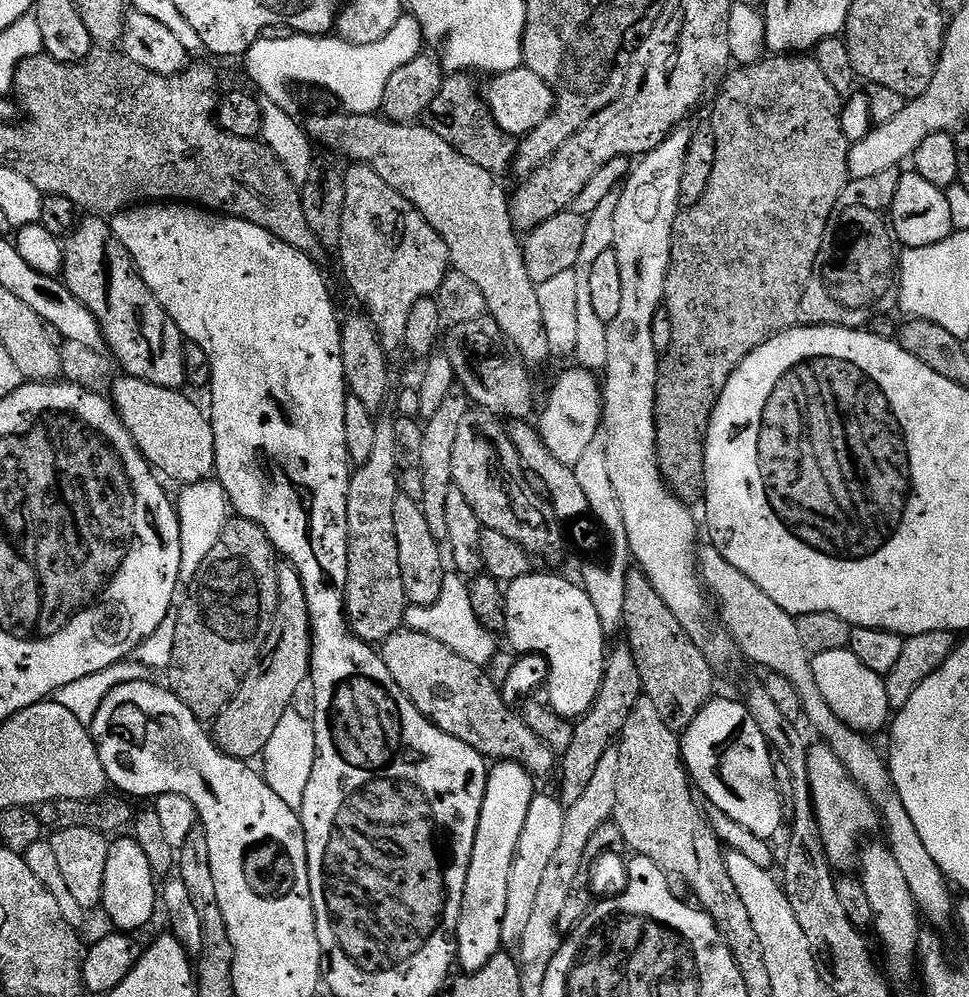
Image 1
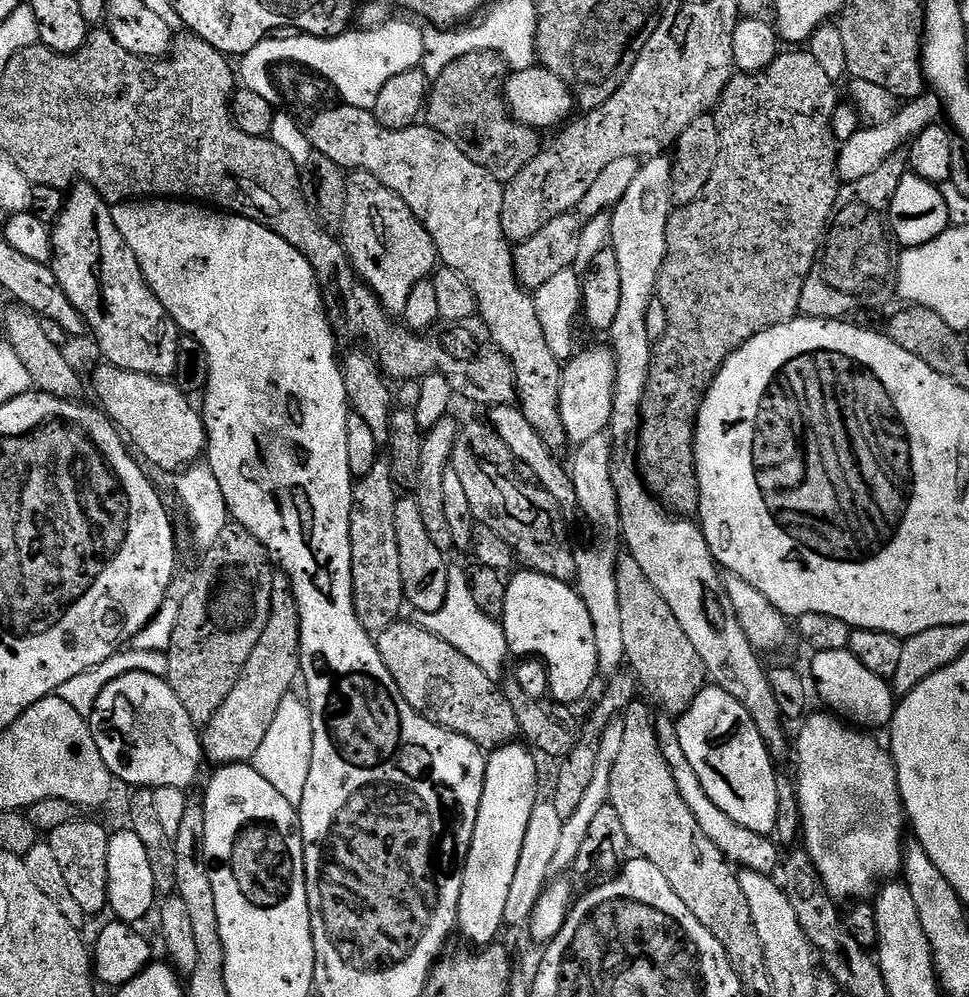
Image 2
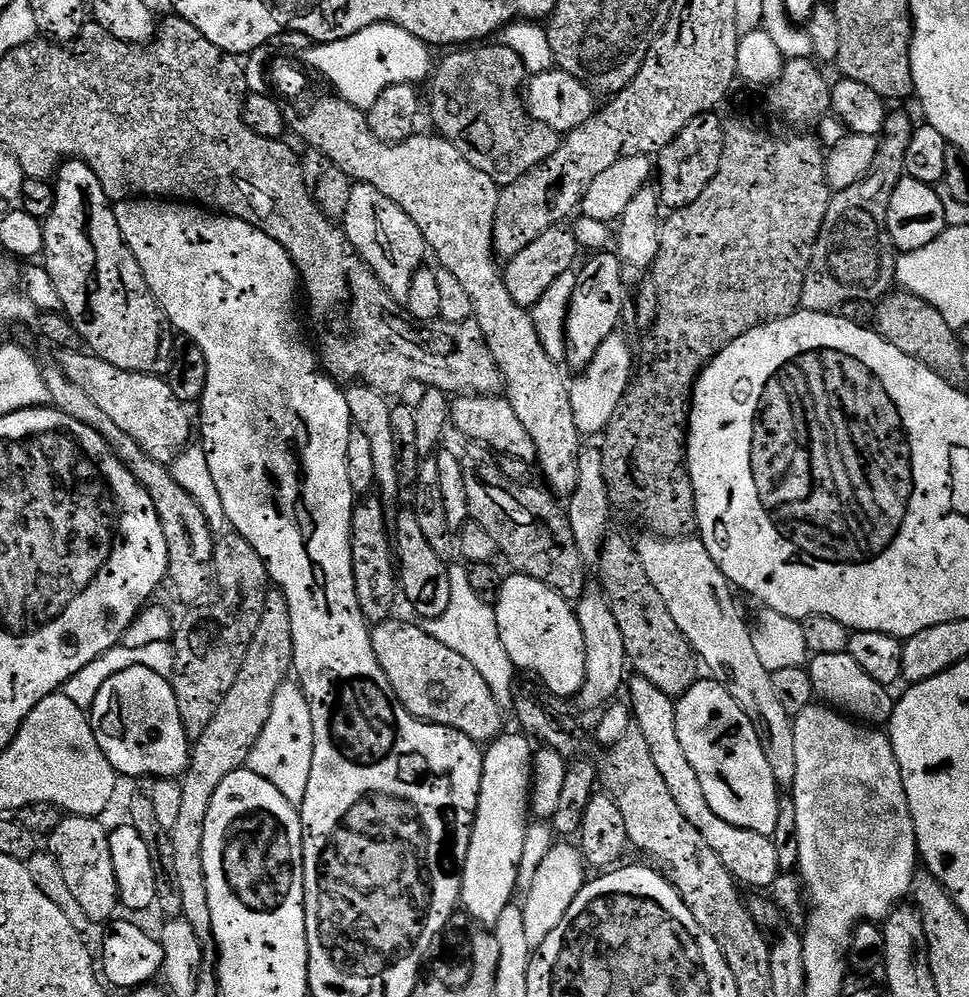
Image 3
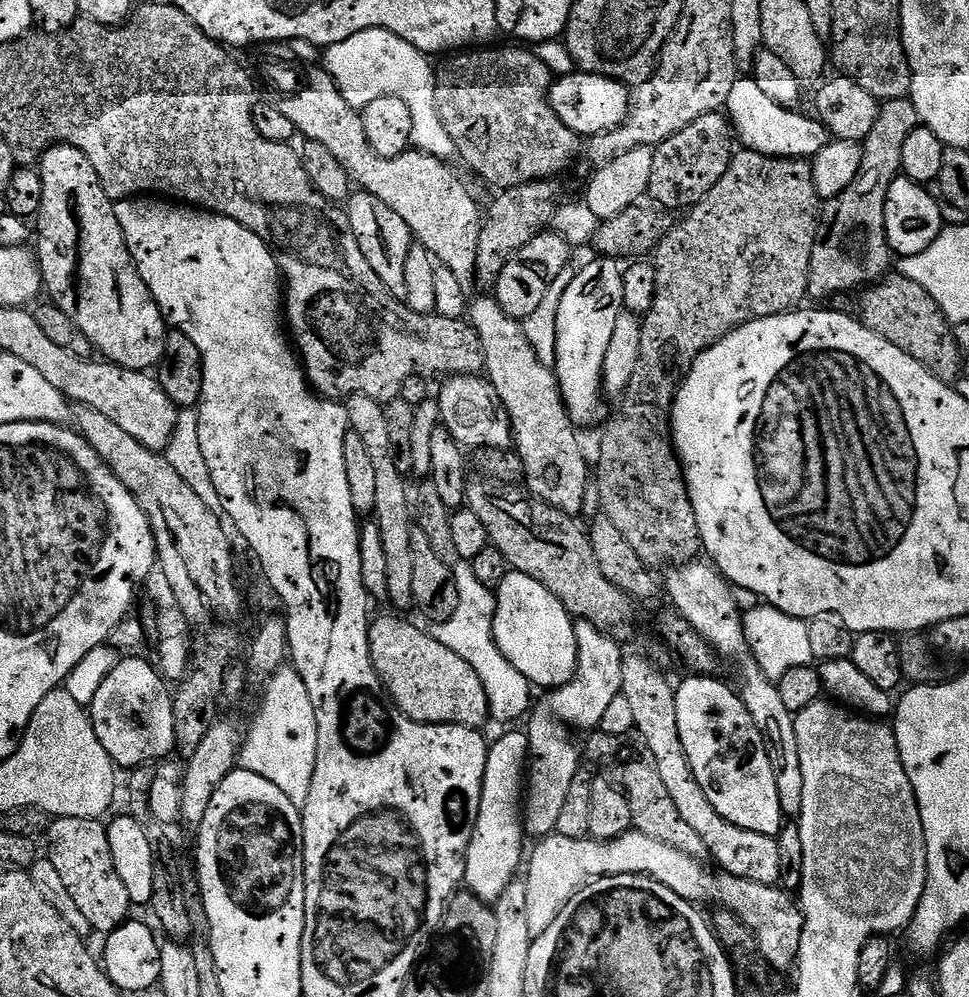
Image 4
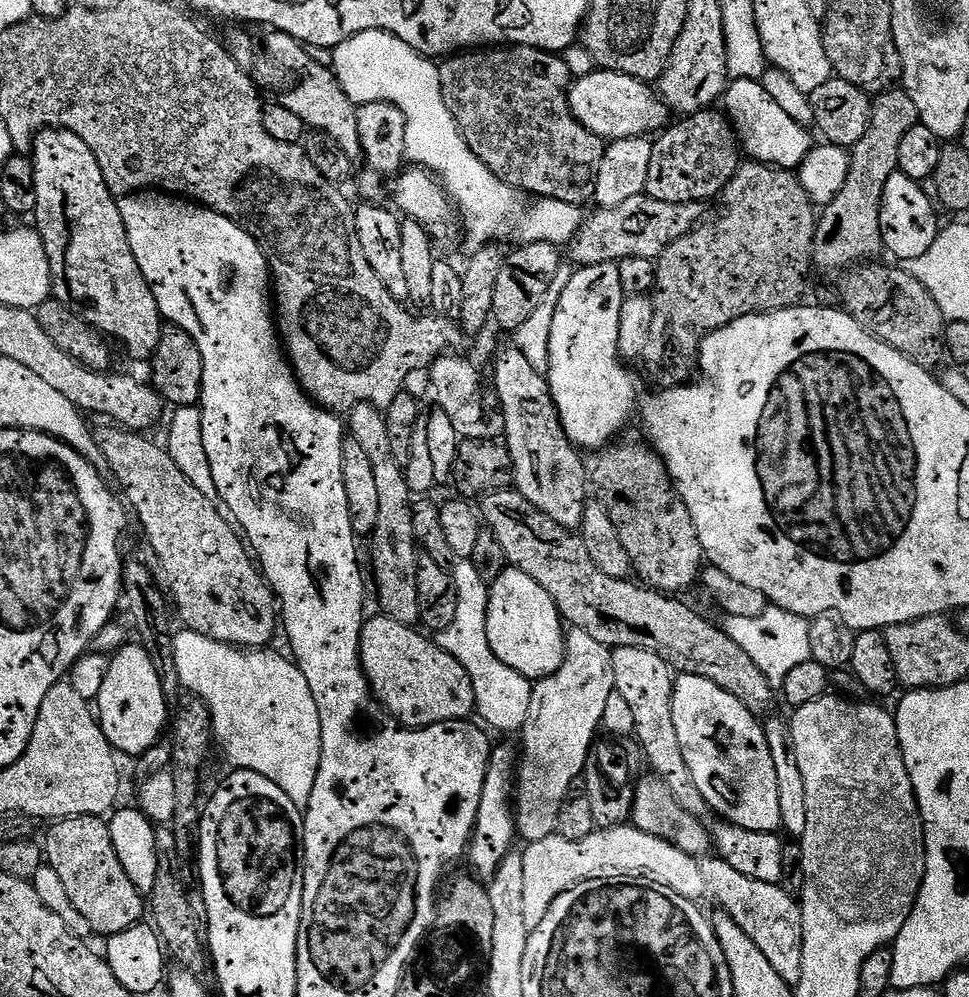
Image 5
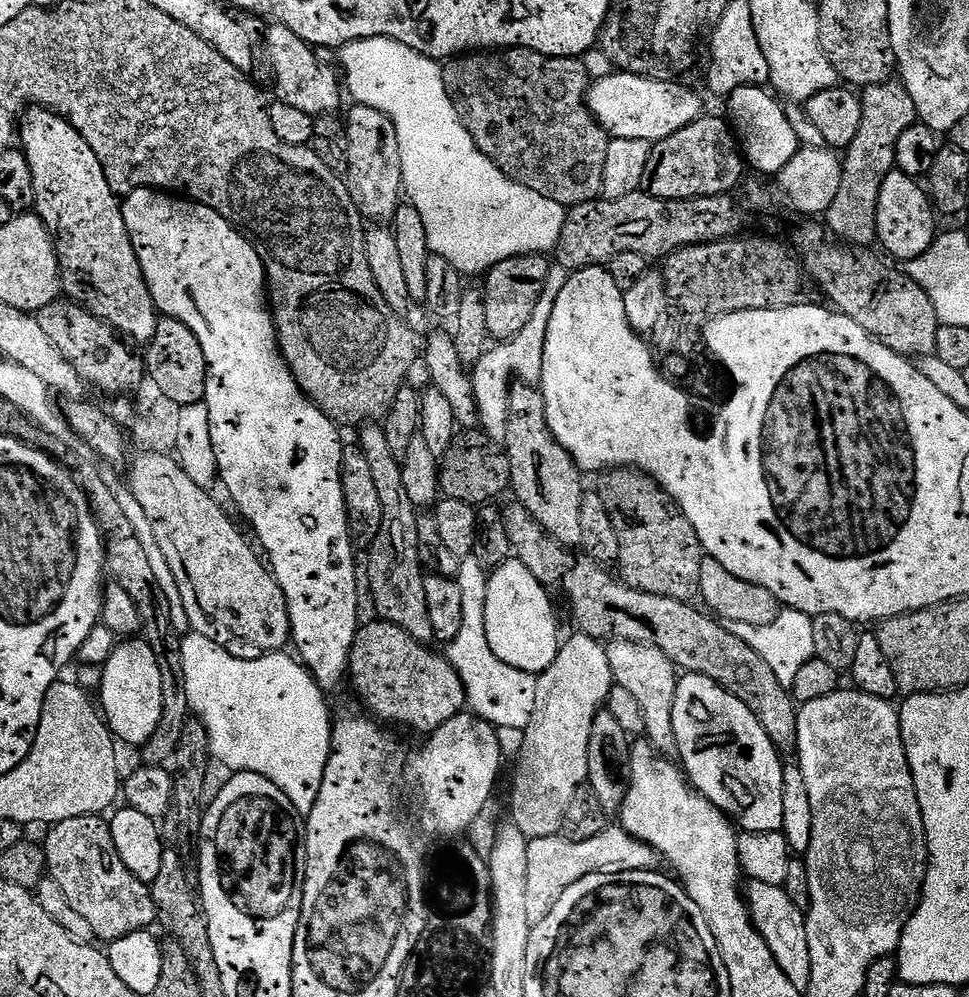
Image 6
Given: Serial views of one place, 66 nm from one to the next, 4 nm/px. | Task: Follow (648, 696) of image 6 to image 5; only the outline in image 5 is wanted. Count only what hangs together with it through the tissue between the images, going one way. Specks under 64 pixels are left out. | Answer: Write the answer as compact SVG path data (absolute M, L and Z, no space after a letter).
M634 646L612 649L612 665L616 683L615 691L622 694L622 698L626 698L634 714L636 727L634 736L635 739L640 739L640 748L644 751L649 766L652 767L649 769L663 781L684 810L697 818L707 817L710 812L708 803L702 798L698 786L694 786L690 766L686 766L686 758L678 742L678 730L674 727L673 669L669 668L668 663L657 652Z

